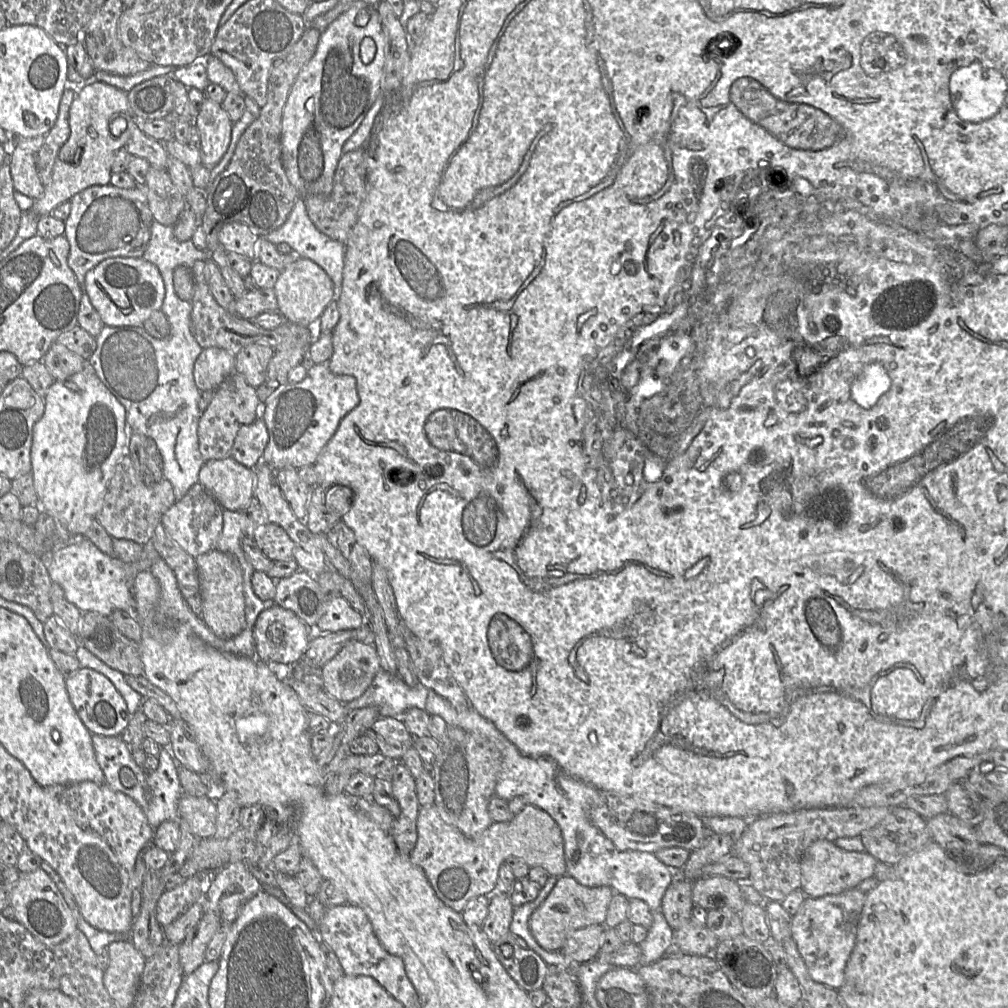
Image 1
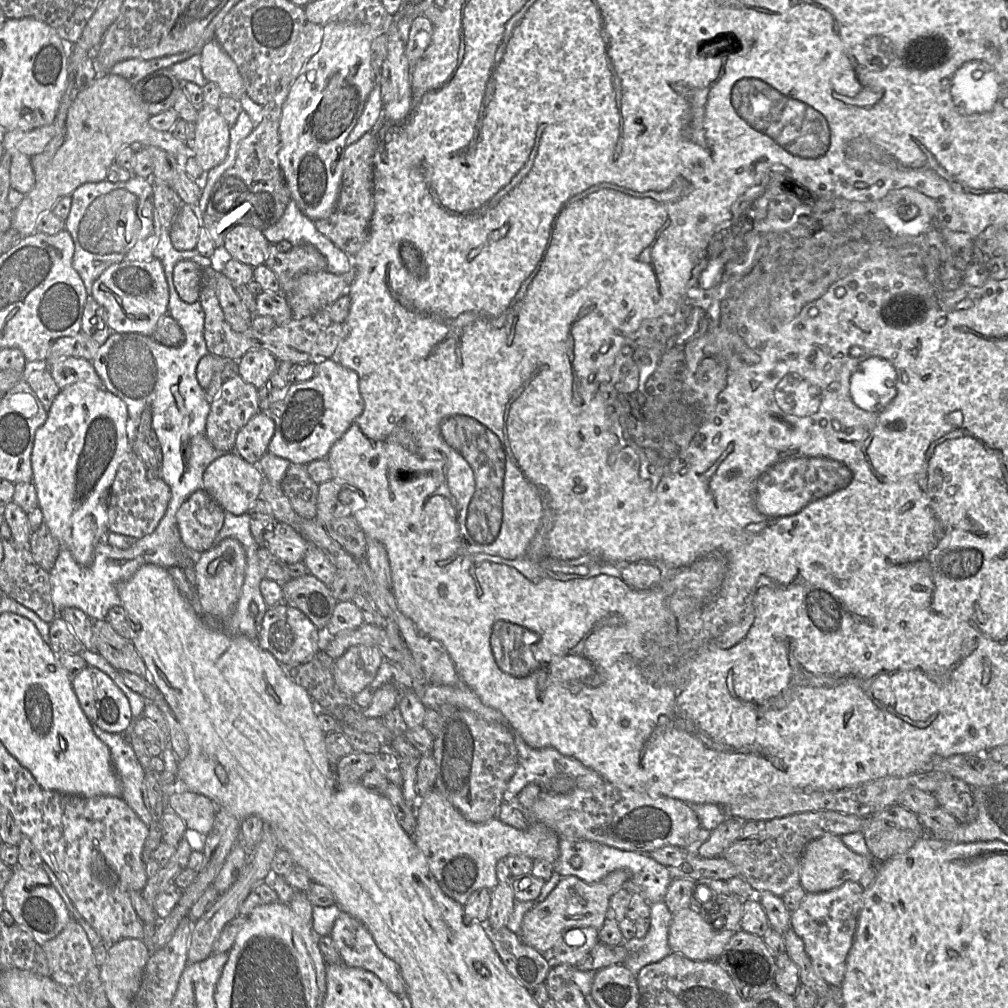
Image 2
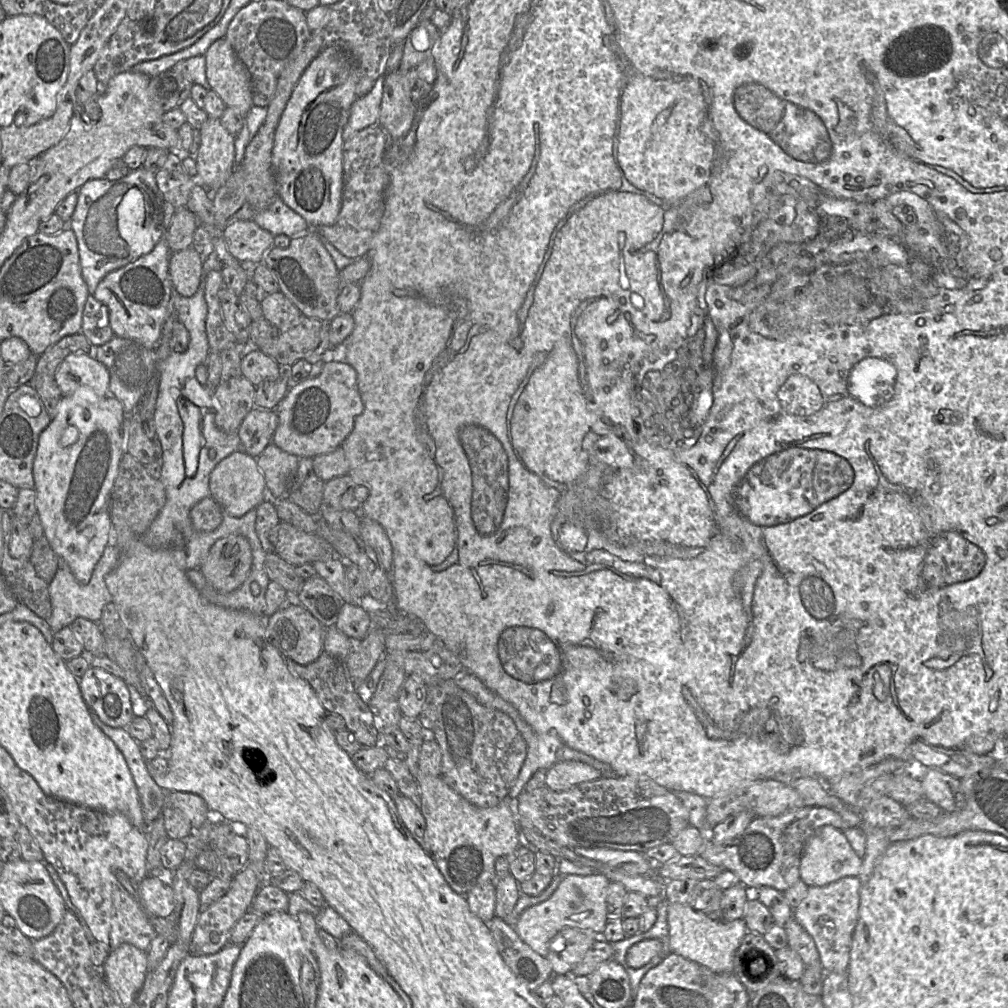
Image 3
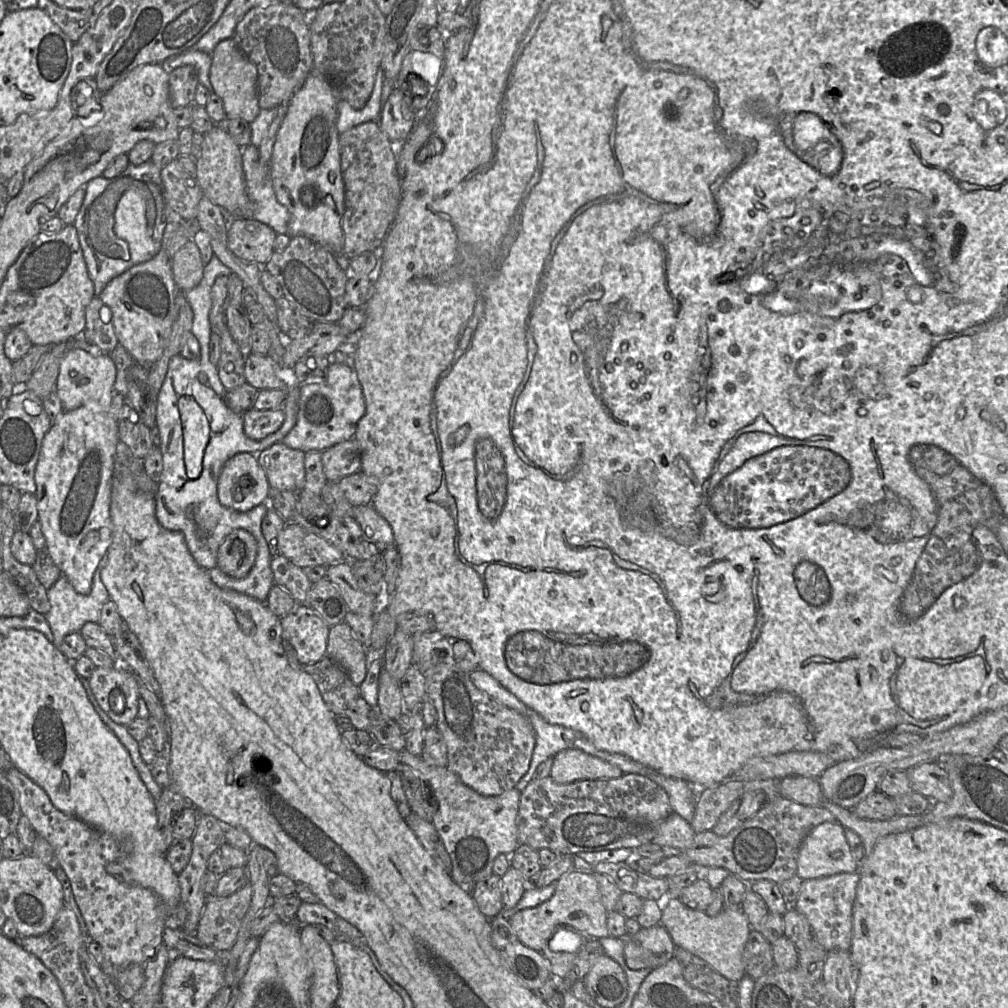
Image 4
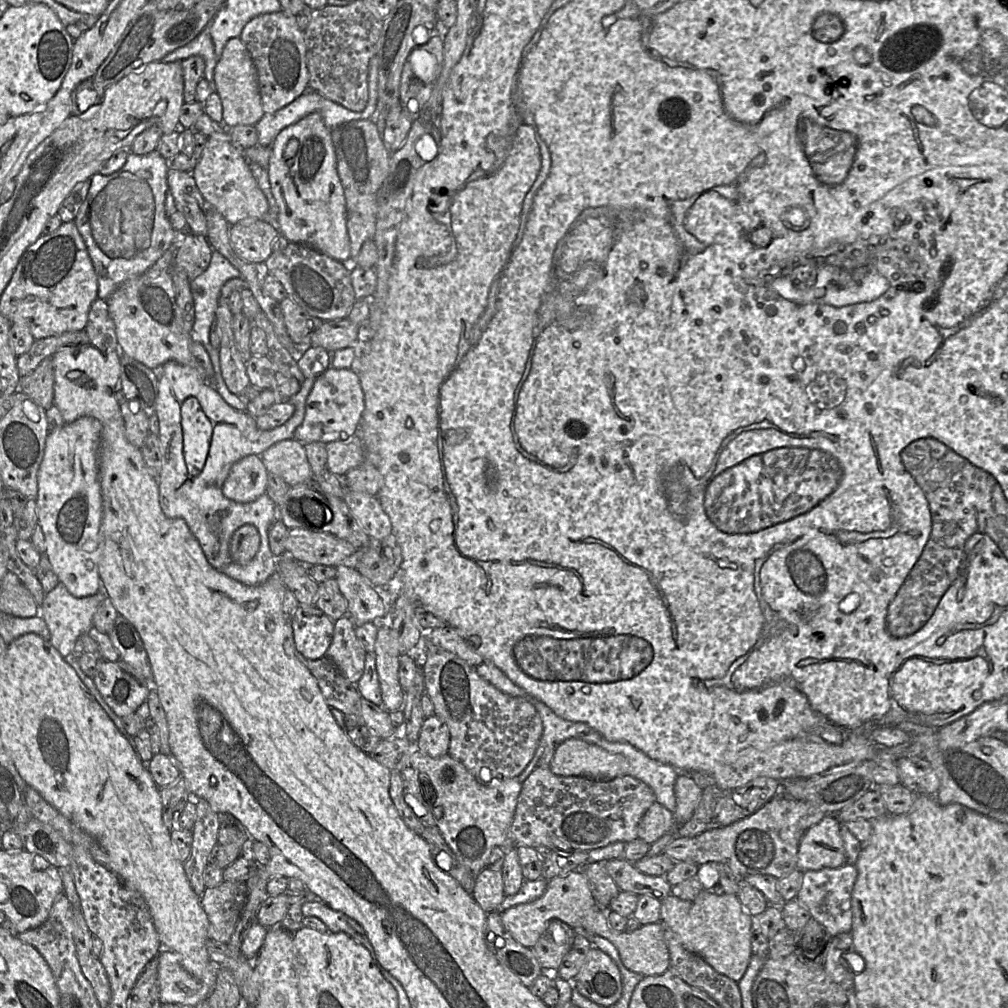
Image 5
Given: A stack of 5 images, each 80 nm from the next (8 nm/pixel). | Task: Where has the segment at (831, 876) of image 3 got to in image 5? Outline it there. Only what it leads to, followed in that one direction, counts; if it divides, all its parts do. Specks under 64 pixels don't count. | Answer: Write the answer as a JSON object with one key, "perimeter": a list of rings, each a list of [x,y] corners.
{"perimeter":[[[826,815],[810,827],[800,840],[797,869],[801,872],[823,868],[839,868],[847,863],[841,823],[833,815]]]}

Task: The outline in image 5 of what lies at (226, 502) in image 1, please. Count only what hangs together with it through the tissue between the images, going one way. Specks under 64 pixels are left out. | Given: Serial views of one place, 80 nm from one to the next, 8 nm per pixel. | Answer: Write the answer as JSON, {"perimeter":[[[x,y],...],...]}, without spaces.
{"perimeter":[[[249,455],[237,461],[223,486],[223,495],[238,503],[250,503],[266,493],[268,471],[258,455]]]}

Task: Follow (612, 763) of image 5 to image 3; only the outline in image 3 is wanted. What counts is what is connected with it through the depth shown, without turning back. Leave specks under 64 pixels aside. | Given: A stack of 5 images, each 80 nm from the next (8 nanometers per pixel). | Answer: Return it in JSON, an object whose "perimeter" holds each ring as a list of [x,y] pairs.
{"perimeter":[[[564,761],[553,765],[546,774],[546,786],[554,791],[566,791],[575,785],[604,777],[594,767],[579,761]]]}

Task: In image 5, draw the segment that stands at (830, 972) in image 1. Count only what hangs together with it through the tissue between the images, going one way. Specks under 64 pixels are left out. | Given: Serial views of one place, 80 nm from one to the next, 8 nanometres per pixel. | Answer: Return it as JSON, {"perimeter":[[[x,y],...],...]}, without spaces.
{"perimeter":[[[849,863],[839,868],[823,868],[803,872],[802,886],[797,898],[809,911],[811,918],[823,925],[832,937],[842,933],[851,933],[851,895],[857,875],[856,867]]]}

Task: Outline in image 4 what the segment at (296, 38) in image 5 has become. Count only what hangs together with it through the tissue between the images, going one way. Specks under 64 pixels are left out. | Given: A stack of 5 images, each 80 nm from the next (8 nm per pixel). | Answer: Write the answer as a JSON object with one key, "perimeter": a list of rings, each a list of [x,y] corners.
{"perimeter":[[[281,1],[268,7],[250,9],[237,24],[232,38],[257,68],[258,104],[261,109],[272,109],[281,104],[288,104],[313,69],[309,26],[304,22],[303,10],[294,3]]]}

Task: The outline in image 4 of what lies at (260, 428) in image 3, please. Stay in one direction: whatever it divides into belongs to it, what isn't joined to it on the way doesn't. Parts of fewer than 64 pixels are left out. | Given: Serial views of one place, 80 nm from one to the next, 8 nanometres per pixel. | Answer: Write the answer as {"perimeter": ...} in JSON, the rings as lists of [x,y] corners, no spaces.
{"perimeter":[[[282,407],[268,410],[250,408],[243,414],[245,435],[252,440],[262,440],[275,433],[285,420]]]}

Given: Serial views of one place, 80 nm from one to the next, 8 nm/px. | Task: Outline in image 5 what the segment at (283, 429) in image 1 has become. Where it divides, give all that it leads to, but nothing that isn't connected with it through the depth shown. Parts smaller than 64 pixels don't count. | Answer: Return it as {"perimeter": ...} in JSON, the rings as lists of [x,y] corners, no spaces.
{"perimeter":[[[330,366],[317,377],[305,404],[303,422],[294,432],[293,439],[303,444],[323,442],[328,444],[358,434],[365,408],[364,393],[355,368],[337,369]]]}

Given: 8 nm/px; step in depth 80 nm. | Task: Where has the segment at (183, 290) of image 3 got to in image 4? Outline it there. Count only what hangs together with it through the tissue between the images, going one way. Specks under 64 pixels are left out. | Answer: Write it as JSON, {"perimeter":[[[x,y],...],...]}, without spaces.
{"perimeter":[[[193,240],[179,249],[171,260],[174,282],[180,292],[195,288],[203,277],[204,264]]]}

